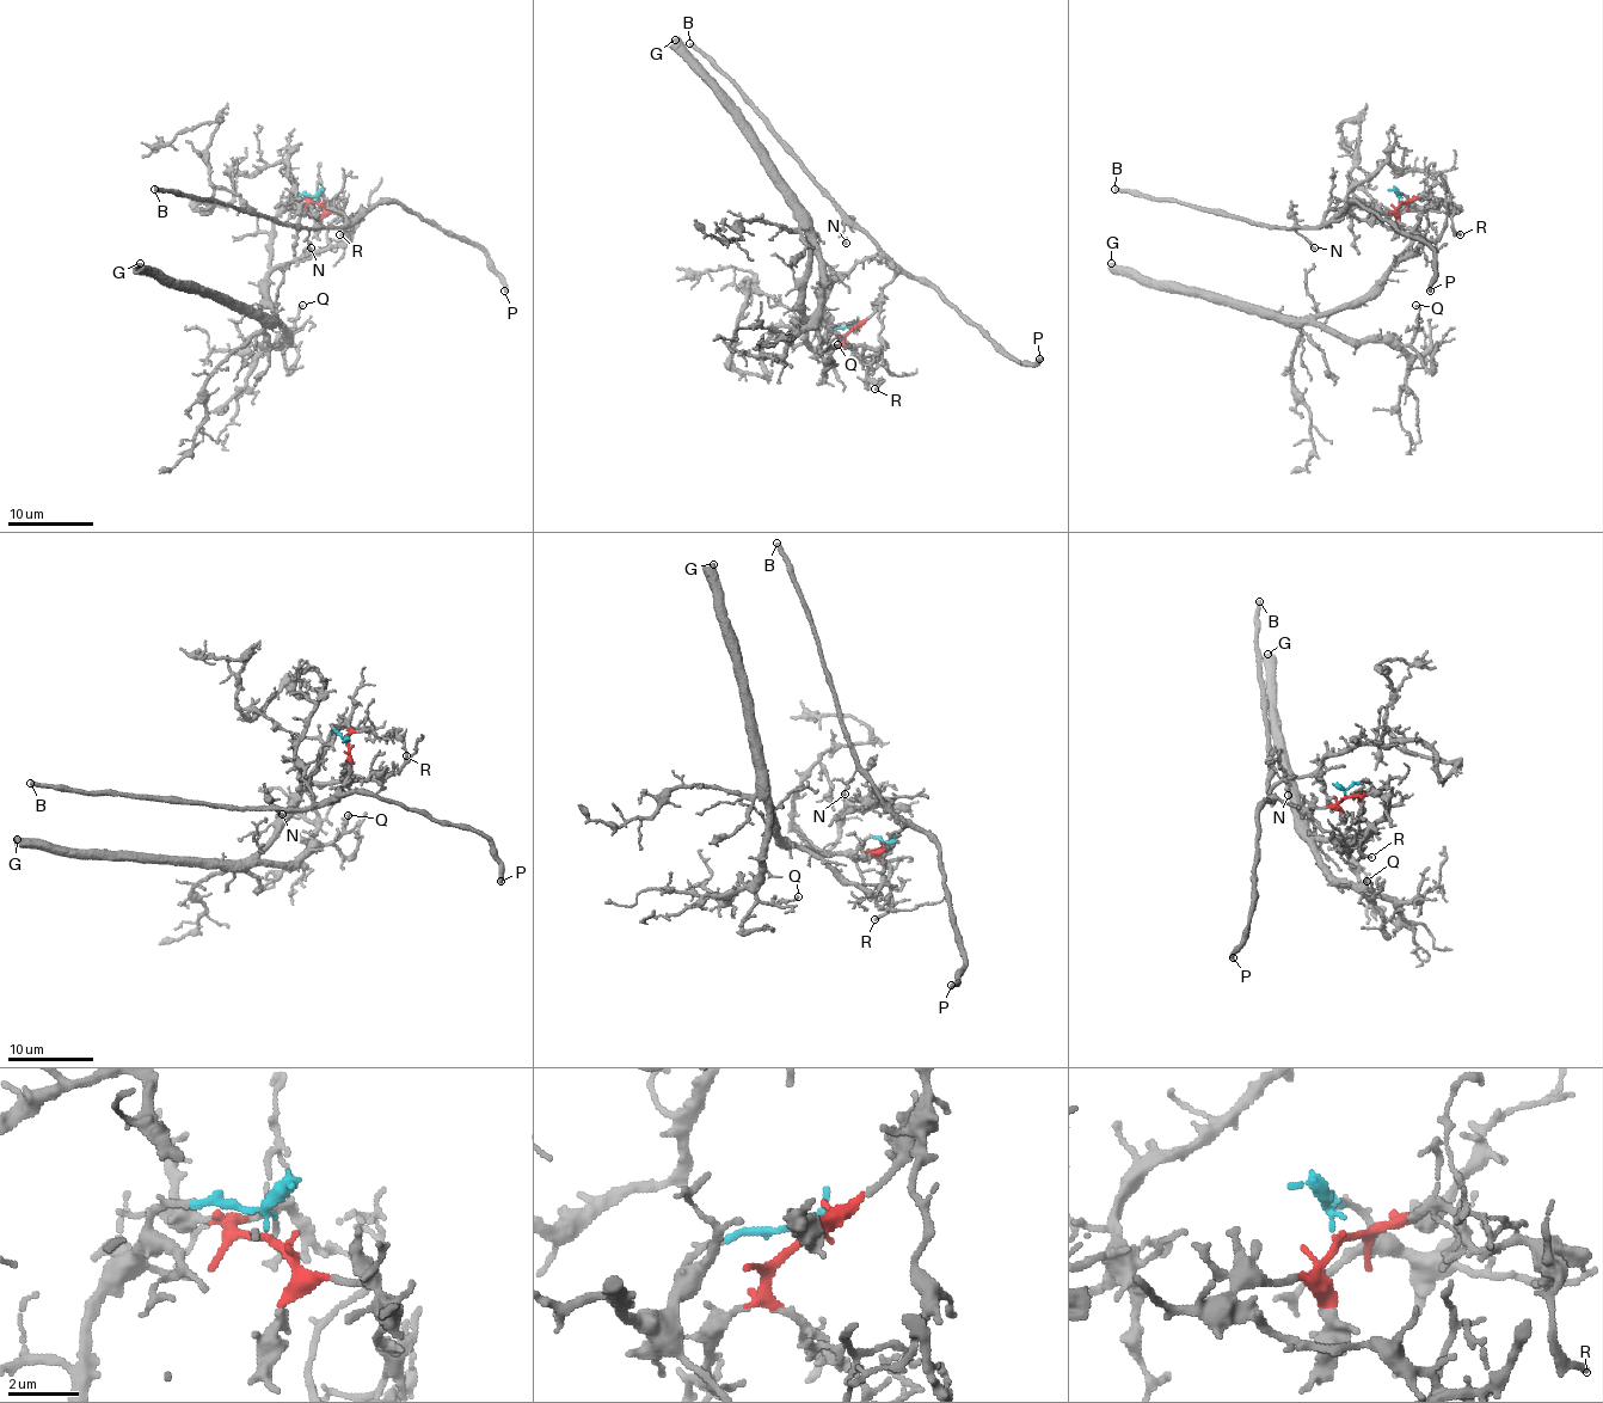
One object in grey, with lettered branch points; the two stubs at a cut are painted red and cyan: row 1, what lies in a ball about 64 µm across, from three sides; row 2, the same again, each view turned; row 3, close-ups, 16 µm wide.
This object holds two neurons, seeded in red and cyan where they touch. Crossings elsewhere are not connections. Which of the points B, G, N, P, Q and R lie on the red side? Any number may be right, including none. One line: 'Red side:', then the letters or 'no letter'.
Red side: B, N, P, R

